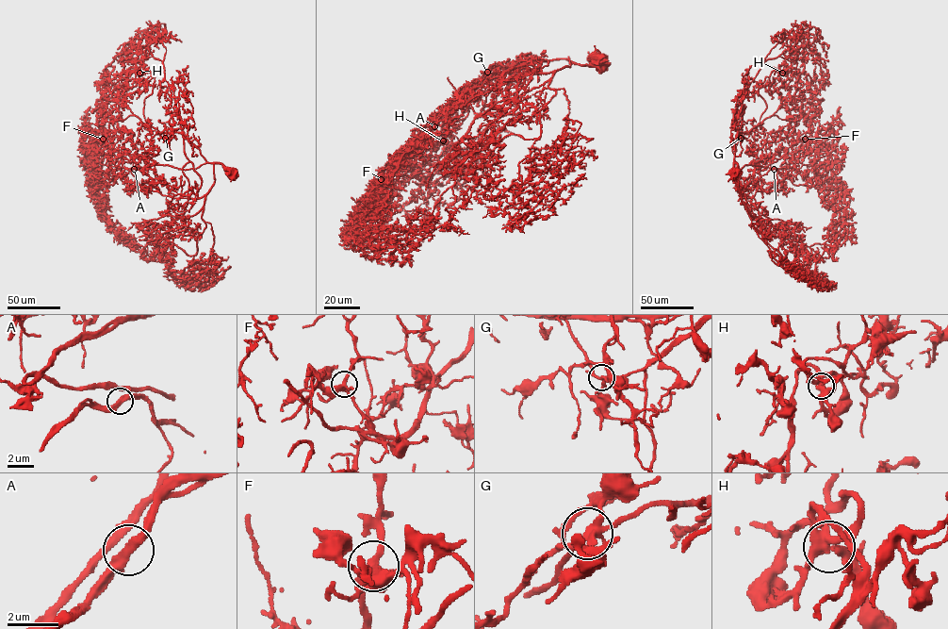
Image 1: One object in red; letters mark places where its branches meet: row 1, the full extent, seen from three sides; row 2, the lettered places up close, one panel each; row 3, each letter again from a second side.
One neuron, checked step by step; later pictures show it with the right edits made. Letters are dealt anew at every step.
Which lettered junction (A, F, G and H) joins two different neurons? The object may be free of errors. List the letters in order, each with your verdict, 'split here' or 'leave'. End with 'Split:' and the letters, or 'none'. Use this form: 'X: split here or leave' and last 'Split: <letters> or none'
A: leave
F: leave
G: leave
H: leave
Split: none

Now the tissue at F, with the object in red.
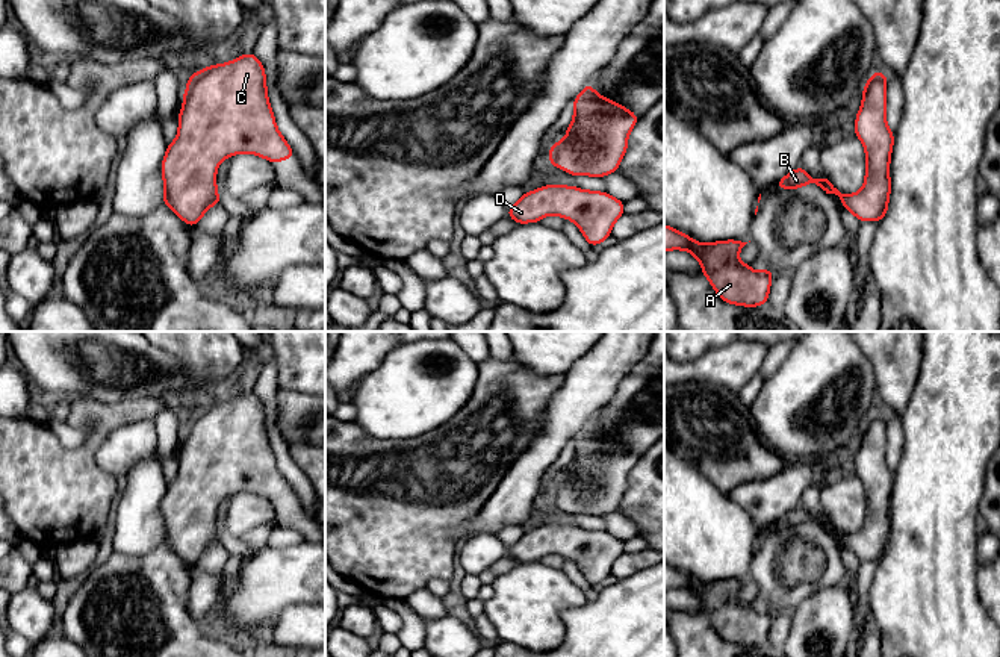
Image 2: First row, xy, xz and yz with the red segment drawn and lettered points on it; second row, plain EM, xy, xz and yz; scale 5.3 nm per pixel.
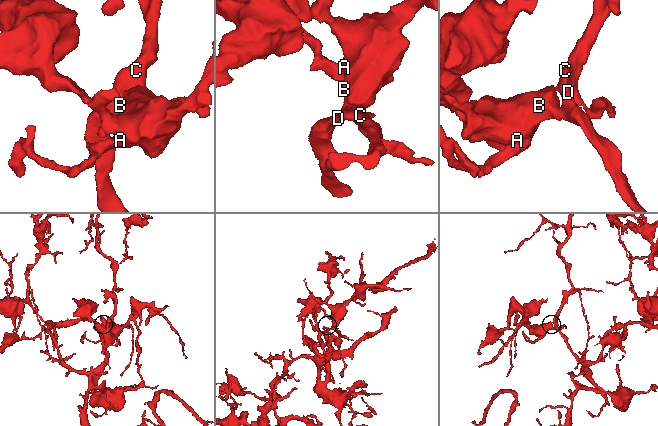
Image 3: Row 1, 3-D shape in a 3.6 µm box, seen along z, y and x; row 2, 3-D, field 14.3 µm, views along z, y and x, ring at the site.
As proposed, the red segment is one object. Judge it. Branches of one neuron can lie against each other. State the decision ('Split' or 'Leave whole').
Leave whole

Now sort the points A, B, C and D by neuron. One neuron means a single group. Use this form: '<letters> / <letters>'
A B C D

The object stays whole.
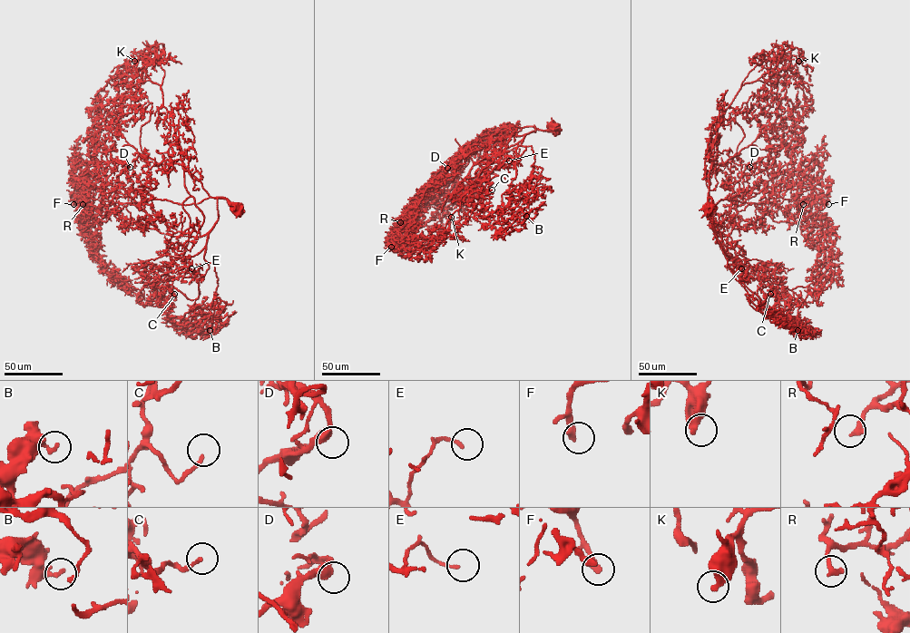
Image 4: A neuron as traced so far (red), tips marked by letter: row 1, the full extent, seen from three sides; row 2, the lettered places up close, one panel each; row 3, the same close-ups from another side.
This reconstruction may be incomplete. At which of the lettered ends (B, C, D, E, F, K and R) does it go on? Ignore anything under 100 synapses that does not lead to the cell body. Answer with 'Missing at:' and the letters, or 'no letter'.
Missing at: C, F

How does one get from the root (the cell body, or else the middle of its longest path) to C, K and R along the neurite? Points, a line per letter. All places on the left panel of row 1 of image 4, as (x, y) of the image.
C: (237, 208), (218, 199), (218, 221), (204, 248), (186, 259), (187, 270), (168, 279), (167, 288), (174, 294)
K: (237, 208), (226, 199), (211, 197), (186, 169), (161, 88), (141, 68), (126, 71), (125, 63), (134, 61)
R: (237, 208), (215, 197), (187, 205), (166, 199), (111, 202), (106, 208), (90, 204), (90, 210), (83, 204)

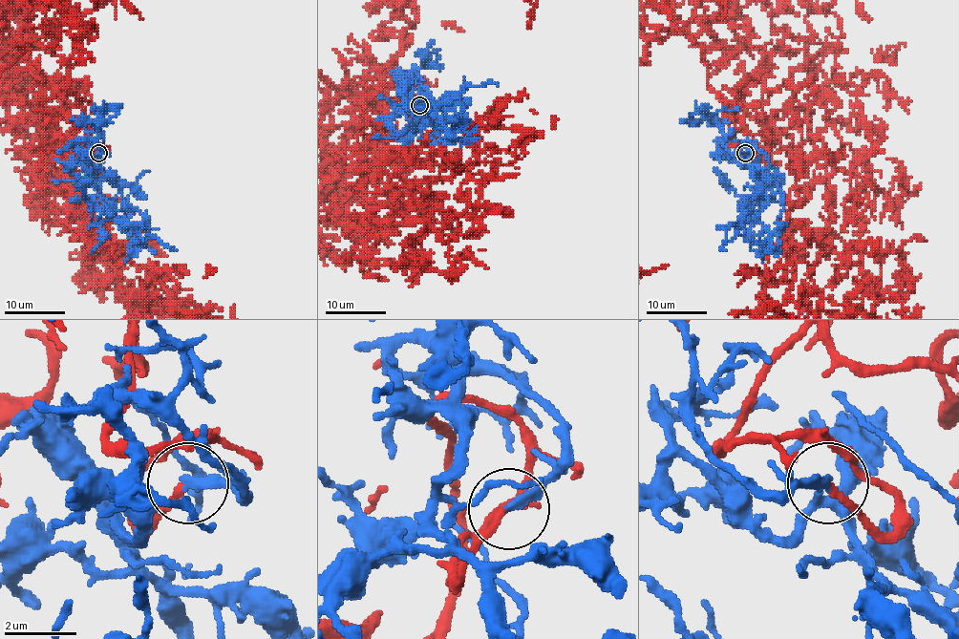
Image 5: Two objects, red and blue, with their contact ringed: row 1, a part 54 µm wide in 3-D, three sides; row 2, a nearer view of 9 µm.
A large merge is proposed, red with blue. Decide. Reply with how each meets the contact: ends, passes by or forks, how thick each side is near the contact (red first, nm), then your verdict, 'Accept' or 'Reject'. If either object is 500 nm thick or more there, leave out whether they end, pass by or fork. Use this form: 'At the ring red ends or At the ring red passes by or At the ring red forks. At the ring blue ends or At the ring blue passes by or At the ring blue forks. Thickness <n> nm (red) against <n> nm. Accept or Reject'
At the ring red ends. At the ring blue ends. Thickness 190 nm (red) against 280 nm. Accept

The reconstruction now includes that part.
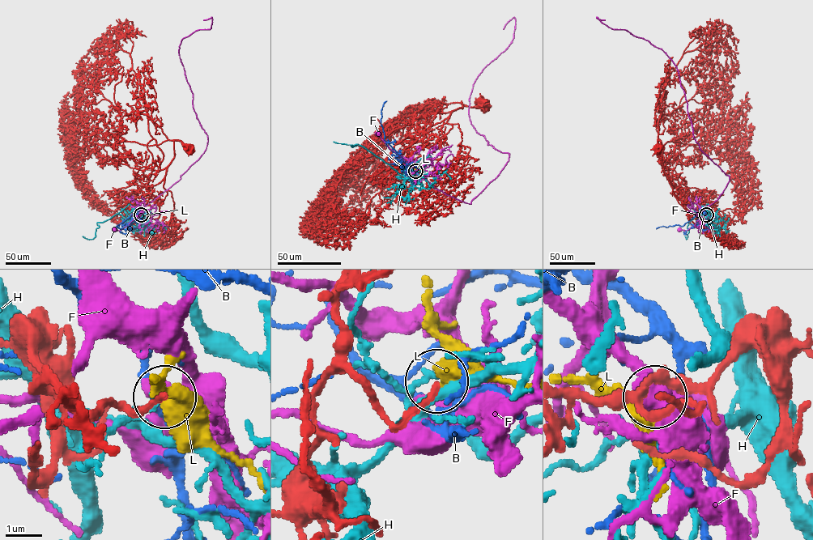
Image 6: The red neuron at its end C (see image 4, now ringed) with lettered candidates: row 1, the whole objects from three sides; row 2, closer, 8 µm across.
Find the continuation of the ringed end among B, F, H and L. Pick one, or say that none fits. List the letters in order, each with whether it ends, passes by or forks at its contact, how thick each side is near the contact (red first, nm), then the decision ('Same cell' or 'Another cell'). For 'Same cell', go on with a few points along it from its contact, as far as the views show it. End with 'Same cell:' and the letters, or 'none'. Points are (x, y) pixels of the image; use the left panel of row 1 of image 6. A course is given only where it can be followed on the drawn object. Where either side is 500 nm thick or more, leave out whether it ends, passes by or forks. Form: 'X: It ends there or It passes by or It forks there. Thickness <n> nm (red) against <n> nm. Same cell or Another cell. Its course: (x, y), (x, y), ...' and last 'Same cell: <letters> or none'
B: It passes by. Thickness 240 nm (red) against 240 nm. Another cell
F: It ends there. Thickness 190 nm (red) against 440 nm. Another cell
H: It passes by. Thickness 150 nm (red) against 120 nm. Another cell
L: Thickness 160 nm (red) against 600 nm. Another cell
Same cell: none

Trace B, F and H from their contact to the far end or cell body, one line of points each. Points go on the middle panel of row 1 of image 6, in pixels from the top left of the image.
B: (415, 172), (385, 140), (381, 110), (387, 100)
F: (415, 172), (378, 133)
H: (415, 171), (401, 175), (362, 146), (352, 147), (333, 142)

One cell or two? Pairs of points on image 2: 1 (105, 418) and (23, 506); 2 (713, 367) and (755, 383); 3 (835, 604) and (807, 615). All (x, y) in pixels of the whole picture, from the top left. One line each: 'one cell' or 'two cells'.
1: one cell
2: two cells
3: one cell

